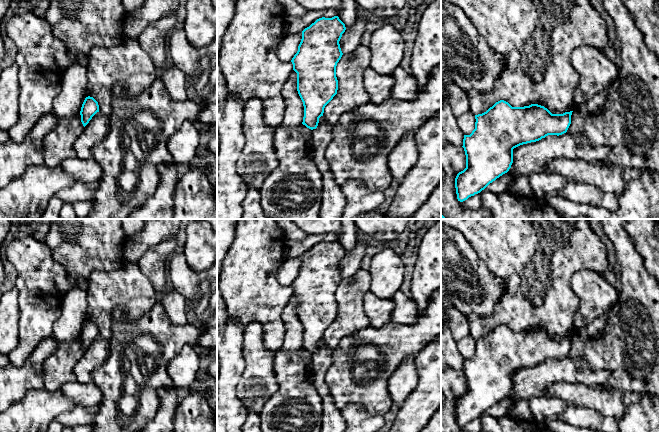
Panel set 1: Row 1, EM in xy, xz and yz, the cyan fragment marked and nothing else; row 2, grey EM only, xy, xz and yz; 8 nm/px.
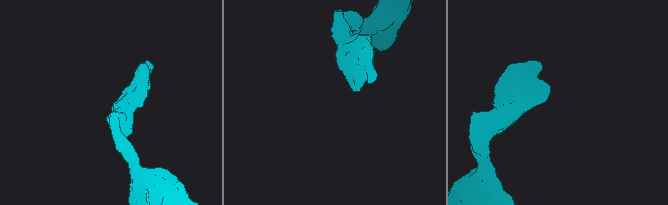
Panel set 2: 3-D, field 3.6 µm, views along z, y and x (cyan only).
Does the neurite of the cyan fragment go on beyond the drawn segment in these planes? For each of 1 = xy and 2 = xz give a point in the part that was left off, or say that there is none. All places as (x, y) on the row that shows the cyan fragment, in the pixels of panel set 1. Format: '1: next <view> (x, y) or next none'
1: next none
2: next none

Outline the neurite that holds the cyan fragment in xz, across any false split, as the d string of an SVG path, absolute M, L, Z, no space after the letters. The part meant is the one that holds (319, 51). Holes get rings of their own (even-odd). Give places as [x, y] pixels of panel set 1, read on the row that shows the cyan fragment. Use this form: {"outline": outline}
{"outline": "M338 16L317 19L302 31L298 51L291 60L304 106L302 124L311 130L317 128L325 106L337 94L336 66L343 55L339 41L345 30Z"}

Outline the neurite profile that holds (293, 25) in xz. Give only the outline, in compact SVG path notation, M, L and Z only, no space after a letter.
M334 10L307 11L302 17L288 16L285 23L285 32L287 35L295 34L303 31L319 18L332 18L334 16L336 16Z

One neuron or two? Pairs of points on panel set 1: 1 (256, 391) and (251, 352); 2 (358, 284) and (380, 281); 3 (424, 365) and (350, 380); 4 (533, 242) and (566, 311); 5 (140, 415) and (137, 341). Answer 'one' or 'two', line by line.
1: one
2: two
3: two
4: one
5: one

